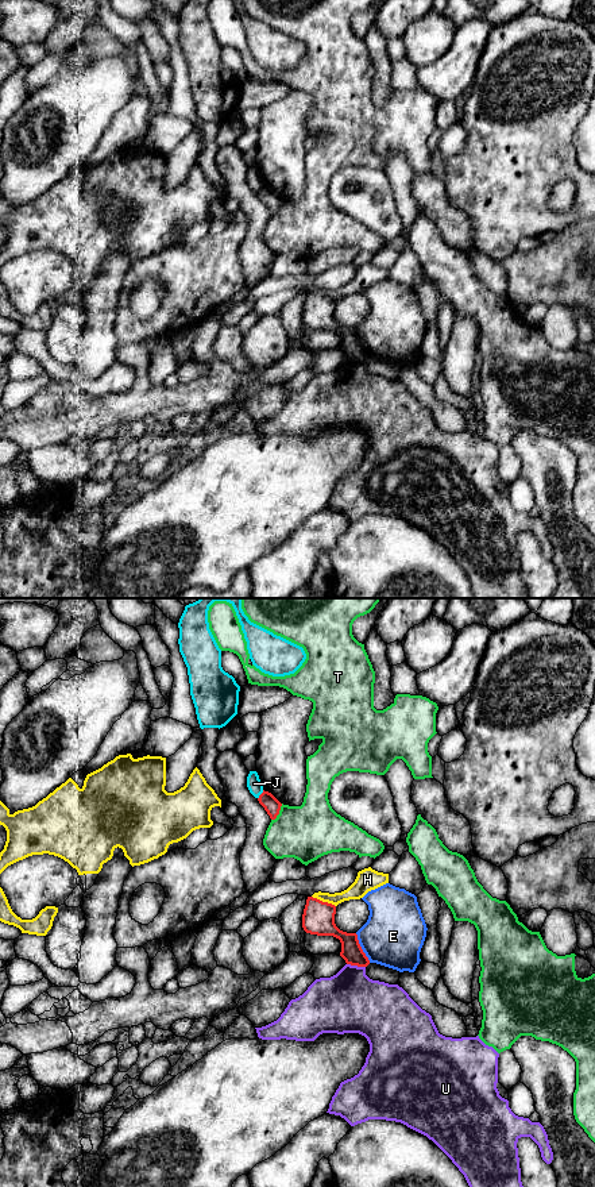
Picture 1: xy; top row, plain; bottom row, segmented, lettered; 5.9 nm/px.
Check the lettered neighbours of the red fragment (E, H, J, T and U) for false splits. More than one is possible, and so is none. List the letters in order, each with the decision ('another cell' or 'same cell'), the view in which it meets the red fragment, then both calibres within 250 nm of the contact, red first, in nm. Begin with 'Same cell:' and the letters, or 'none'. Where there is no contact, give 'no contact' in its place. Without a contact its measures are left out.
Same cell: none
E: another cell | xy | 130/360 nm
H: another cell | xy | 190/110 nm
J: another cell | xy | 100/90 nm
T: another cell | xy | 100/320 nm
U: another cell | xy | 130/360 nm

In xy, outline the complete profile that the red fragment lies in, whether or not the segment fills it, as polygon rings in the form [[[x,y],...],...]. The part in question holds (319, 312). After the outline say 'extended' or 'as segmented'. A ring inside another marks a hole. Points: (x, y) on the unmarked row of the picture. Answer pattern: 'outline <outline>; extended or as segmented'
outline [[[308,292],[302,309],[302,323],[306,328],[317,331],[333,331],[341,338],[340,351],[347,359],[367,362],[368,352],[363,347],[358,329],[340,325],[335,319],[336,301]]]; as segmented

